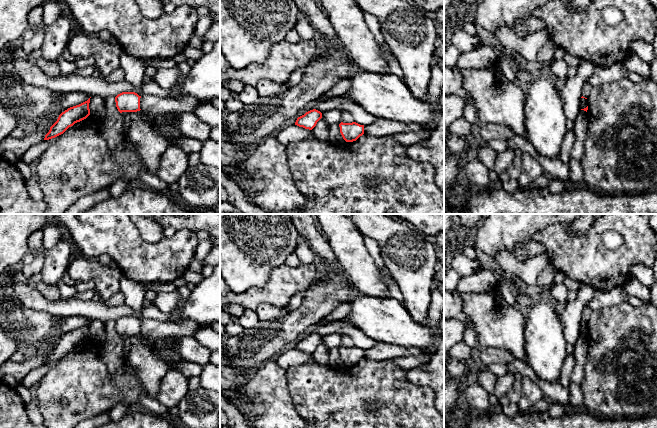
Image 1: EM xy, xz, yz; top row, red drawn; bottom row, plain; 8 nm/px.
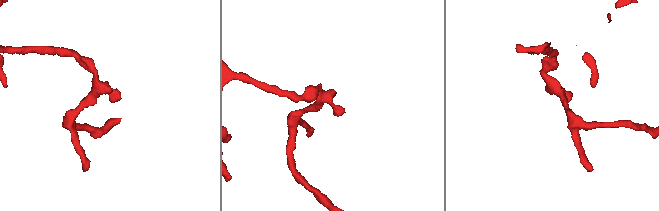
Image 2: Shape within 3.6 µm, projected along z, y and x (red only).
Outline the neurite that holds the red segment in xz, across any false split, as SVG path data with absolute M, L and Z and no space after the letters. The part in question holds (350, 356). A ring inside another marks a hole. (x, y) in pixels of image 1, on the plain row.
M356 346L339 348L340 357L346 366L356 365L360 360L364 358L364 349L360 349Z

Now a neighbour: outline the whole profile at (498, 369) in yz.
M492 364L486 369L495 374L497 377L508 373L506 364Z

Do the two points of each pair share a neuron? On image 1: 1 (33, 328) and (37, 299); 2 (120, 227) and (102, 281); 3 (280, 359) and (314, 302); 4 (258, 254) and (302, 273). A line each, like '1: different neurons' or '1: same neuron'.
1: different neurons
2: different neurons
3: different neurons
4: different neurons

